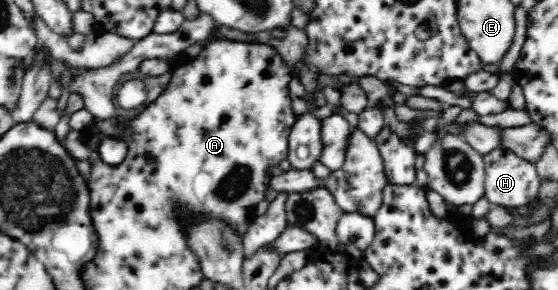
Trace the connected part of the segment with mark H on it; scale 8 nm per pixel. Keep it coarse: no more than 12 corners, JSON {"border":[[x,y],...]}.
{"border":[[496,147],[483,155],[484,197],[518,211],[539,199],[535,164]]}

